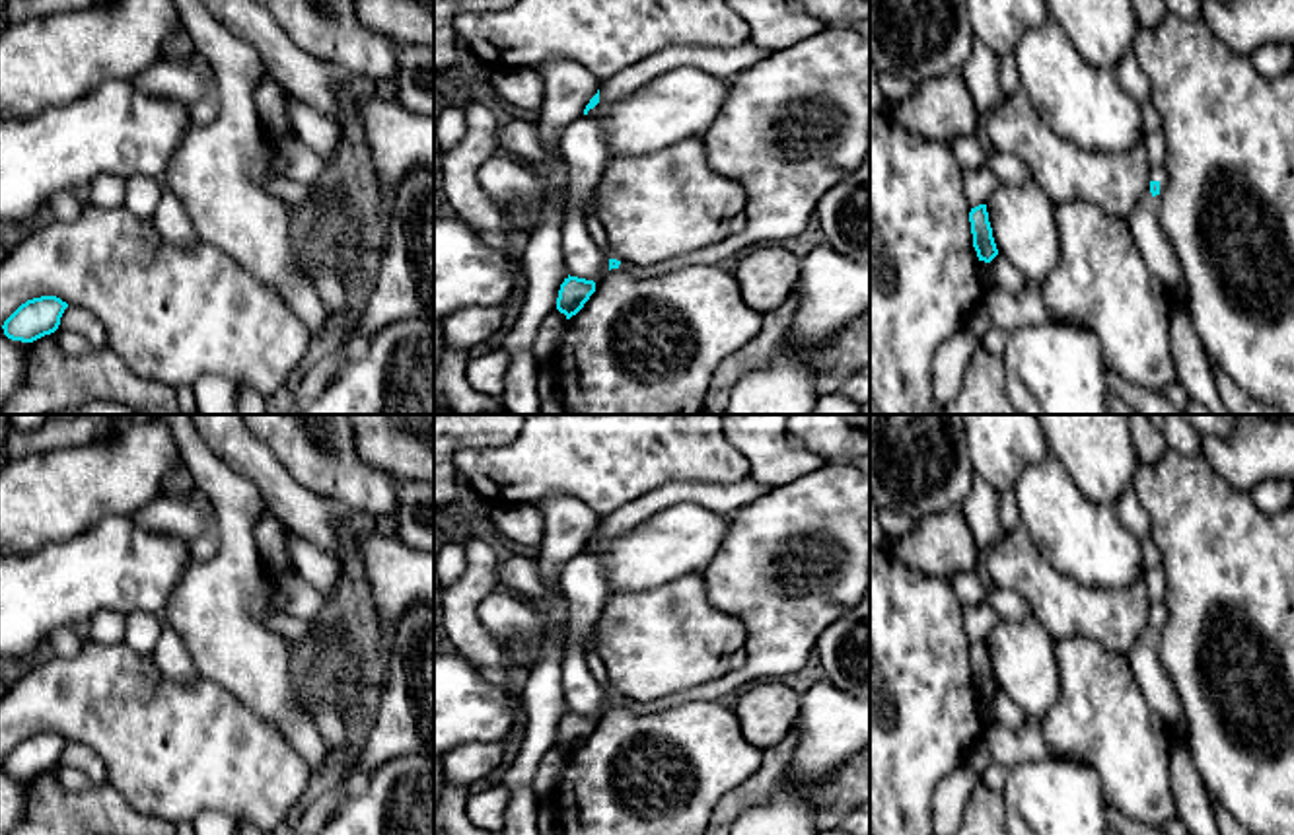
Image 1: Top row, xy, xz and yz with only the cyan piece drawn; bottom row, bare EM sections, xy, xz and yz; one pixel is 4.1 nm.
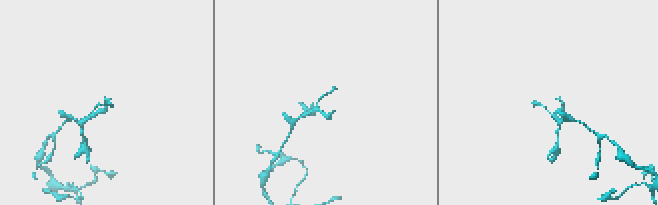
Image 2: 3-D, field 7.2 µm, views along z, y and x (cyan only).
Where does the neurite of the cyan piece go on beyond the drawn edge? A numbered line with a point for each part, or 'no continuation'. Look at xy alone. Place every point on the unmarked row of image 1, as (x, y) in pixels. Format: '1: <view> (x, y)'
no continuation

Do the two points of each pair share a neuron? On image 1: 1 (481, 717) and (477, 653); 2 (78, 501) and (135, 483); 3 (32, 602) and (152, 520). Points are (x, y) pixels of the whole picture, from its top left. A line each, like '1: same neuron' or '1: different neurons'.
1: different neurons
2: same neuron
3: different neurons

